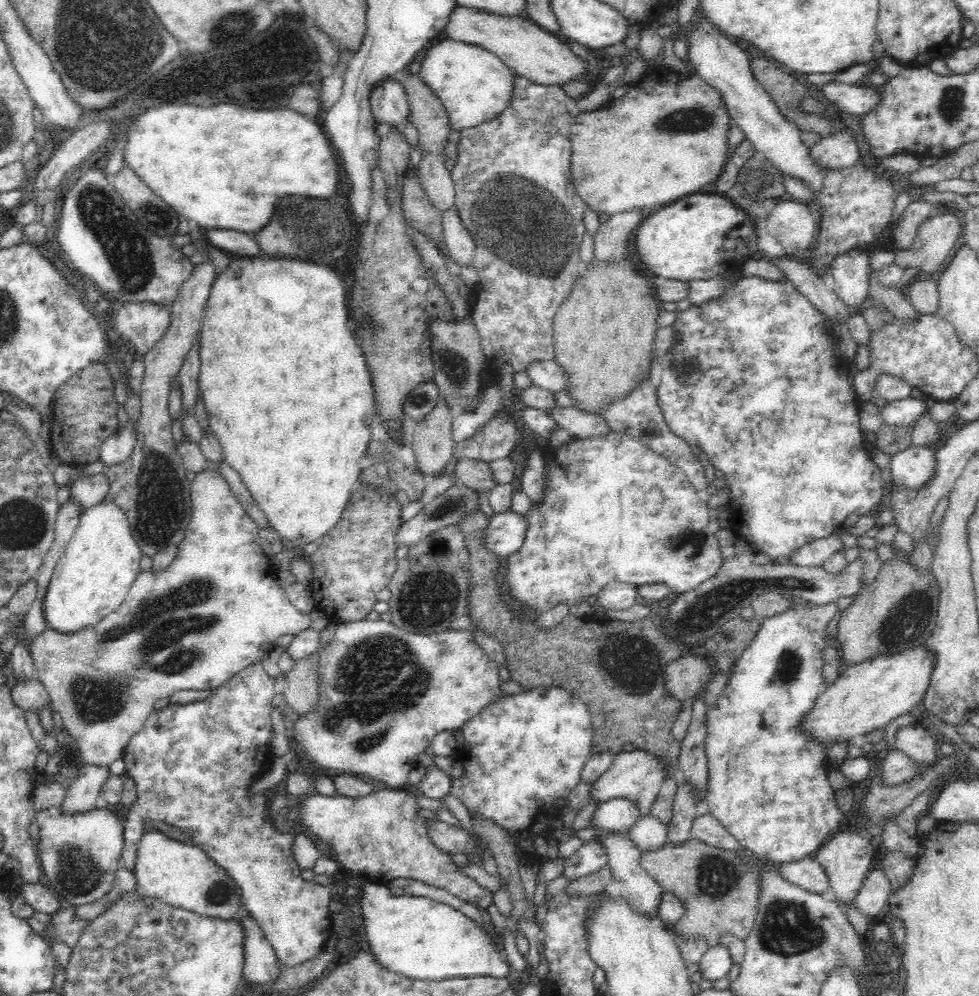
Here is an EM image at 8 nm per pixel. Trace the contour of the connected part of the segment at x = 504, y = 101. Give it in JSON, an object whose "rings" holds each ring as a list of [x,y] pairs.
{"rings":[[[445,39],[422,58],[420,81],[436,93],[448,113],[452,128],[464,130],[498,116],[510,104],[510,90],[516,74],[496,55],[478,46]]]}

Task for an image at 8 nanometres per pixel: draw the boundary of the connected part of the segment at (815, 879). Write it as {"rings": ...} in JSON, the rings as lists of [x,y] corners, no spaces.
{"rings":[[[812,855],[782,864],[779,874],[792,884],[816,893],[830,889],[825,868]]]}

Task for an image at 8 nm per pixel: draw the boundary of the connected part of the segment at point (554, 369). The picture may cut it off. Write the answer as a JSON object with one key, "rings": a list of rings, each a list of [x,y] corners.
{"rings":[[[554,359],[534,360],[526,368],[532,385],[547,391],[560,392],[566,388],[566,371]]]}

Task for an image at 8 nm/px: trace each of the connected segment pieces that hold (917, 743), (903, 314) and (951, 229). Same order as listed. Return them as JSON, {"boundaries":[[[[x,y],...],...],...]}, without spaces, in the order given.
{"boundaries":[[[[917,724],[909,725],[899,728],[895,736],[896,743],[893,748],[912,758],[921,767],[938,760],[938,745],[940,740],[932,738],[927,729]]],[[[870,267],[868,277],[868,294],[876,303],[883,304],[885,308],[898,320],[914,320],[919,312],[914,310],[913,304],[906,296],[905,291],[897,293],[896,290],[882,286],[878,280],[877,272]]],[[[941,211],[934,218],[929,217],[925,222],[920,224],[918,231],[916,232],[916,238],[908,248],[902,248],[897,250],[895,262],[902,269],[917,269],[918,271],[930,274],[938,272],[943,263],[946,262],[946,258],[952,250],[952,246],[956,243],[958,236],[962,233],[961,217],[957,217],[954,214],[949,214]]]]}

